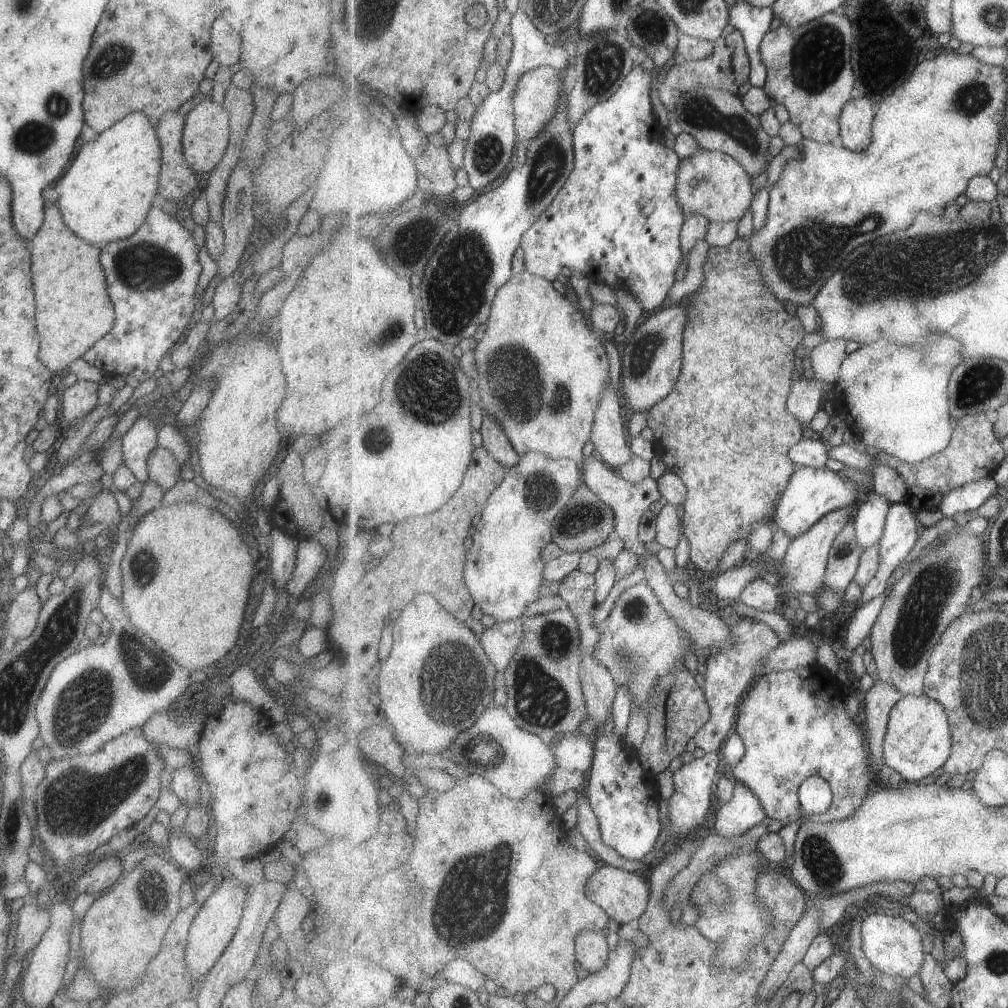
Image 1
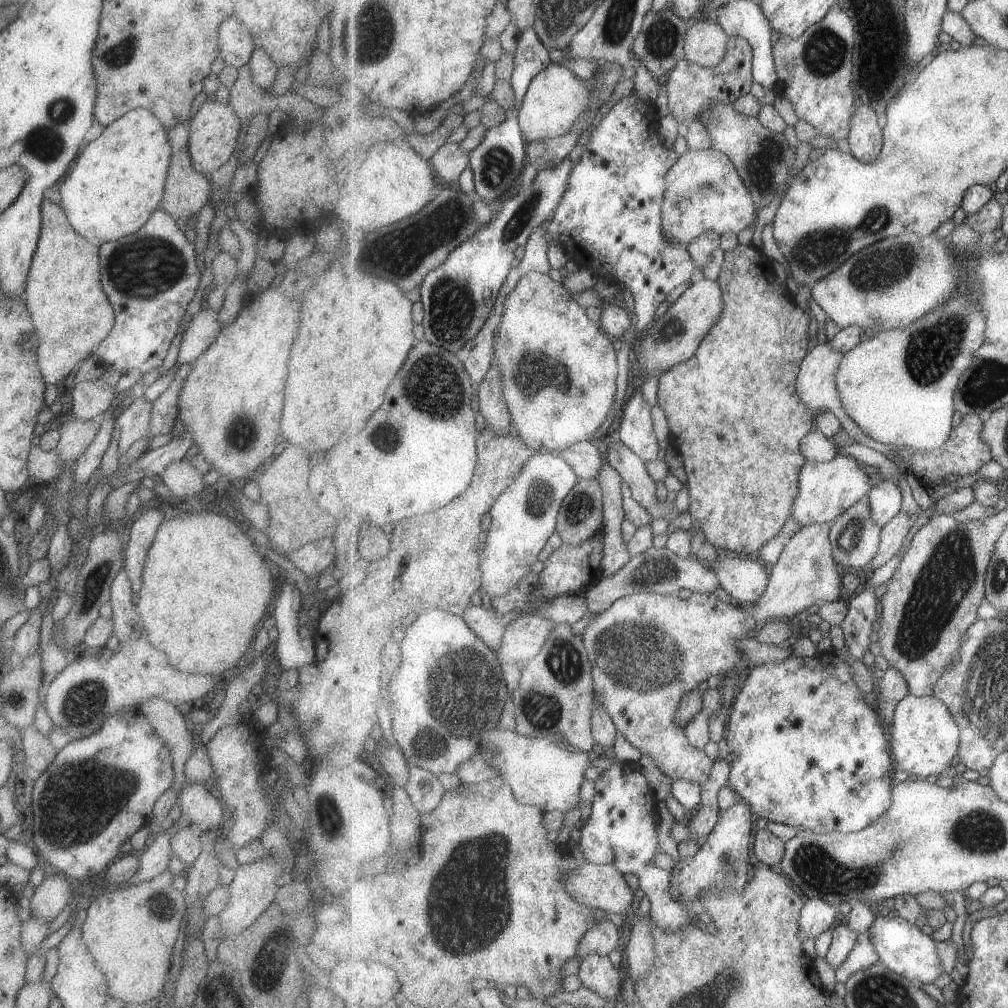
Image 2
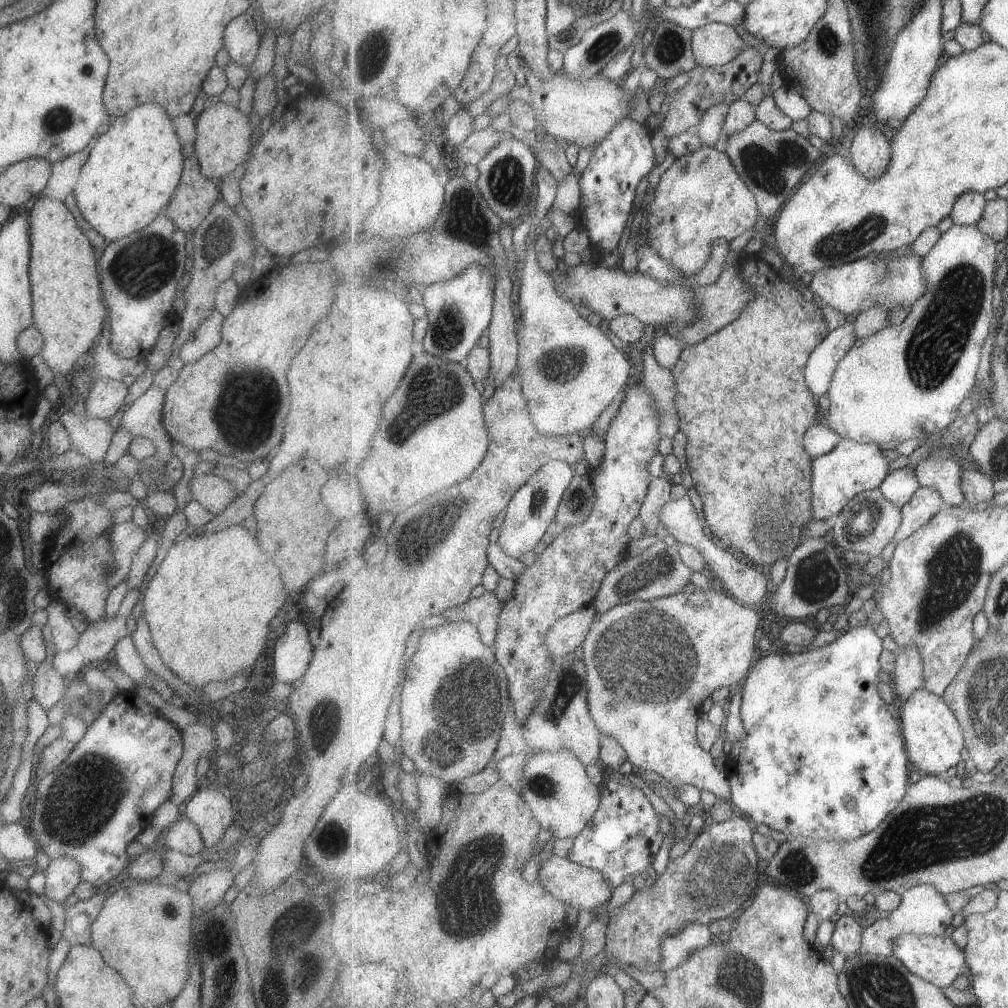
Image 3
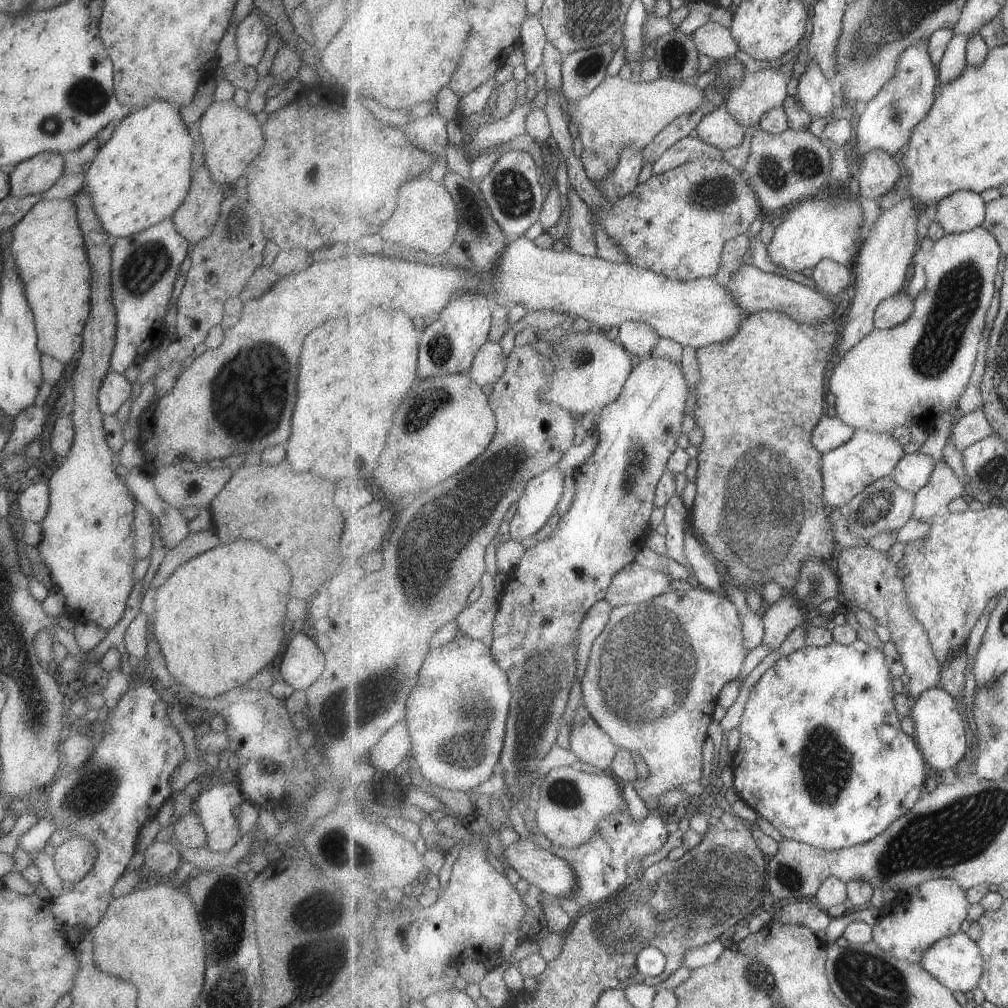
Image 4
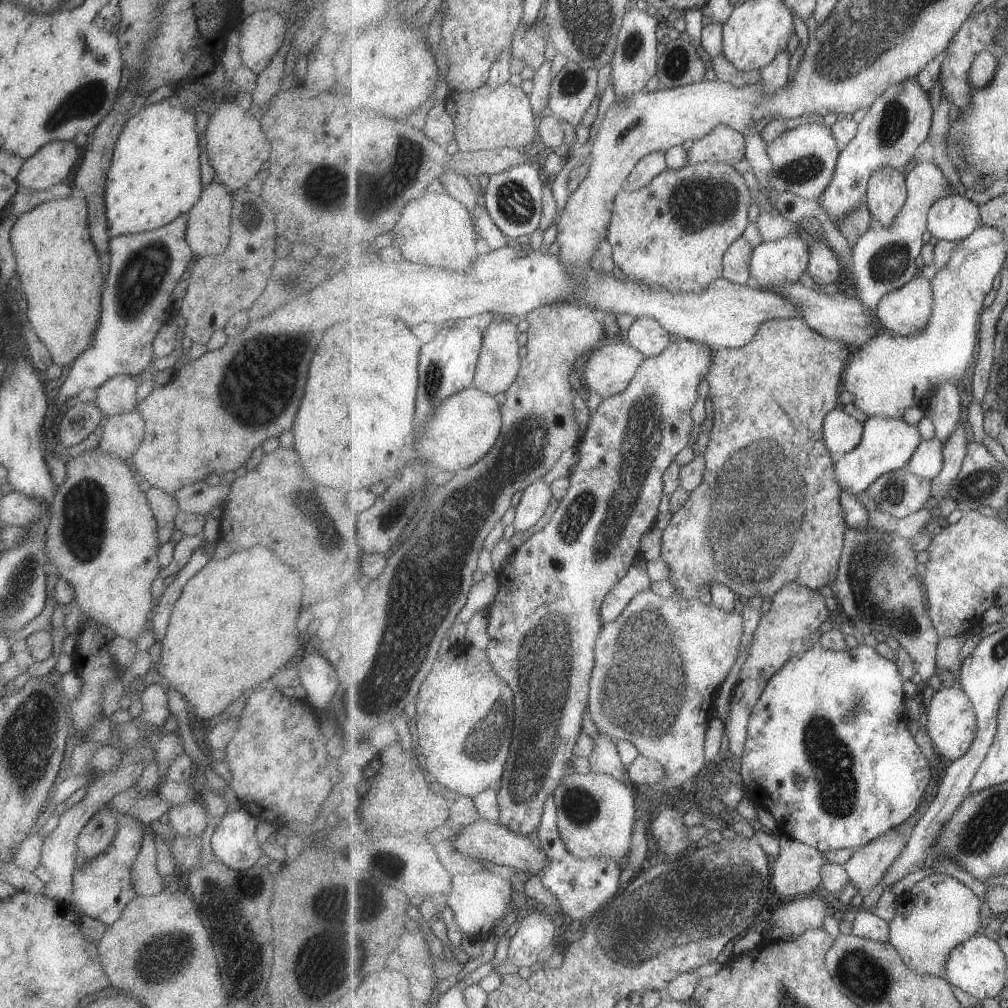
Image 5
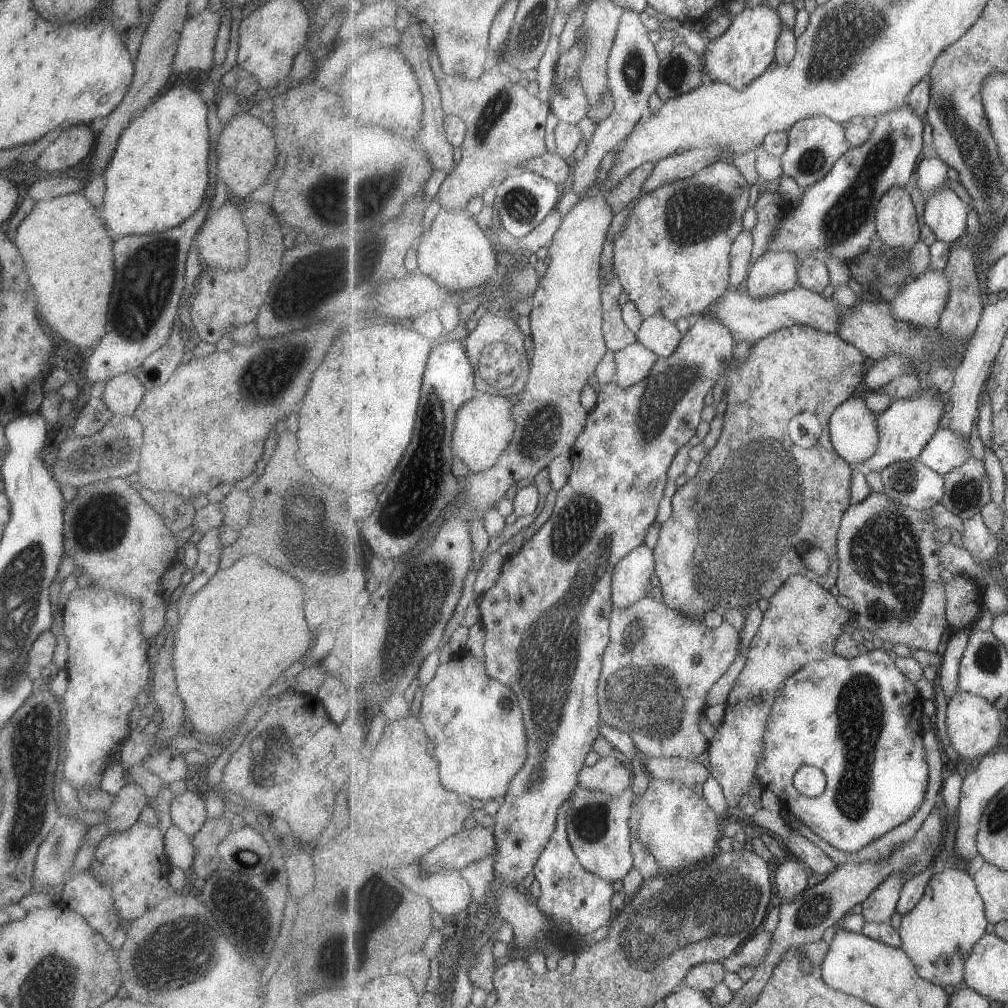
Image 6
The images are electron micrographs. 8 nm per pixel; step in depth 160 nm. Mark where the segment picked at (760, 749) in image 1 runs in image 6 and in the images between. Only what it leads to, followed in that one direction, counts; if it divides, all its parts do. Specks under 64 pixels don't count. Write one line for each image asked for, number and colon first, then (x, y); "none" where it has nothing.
2: (807, 751)
3: (818, 731)
4: (810, 760)
5: (828, 755)
6: (856, 719)

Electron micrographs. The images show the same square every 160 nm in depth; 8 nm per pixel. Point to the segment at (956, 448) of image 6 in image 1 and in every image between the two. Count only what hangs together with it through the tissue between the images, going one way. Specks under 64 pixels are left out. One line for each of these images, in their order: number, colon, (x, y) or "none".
1: (870, 519)
2: (885, 498)
3: (900, 485)
4: (914, 470)
5: (927, 462)

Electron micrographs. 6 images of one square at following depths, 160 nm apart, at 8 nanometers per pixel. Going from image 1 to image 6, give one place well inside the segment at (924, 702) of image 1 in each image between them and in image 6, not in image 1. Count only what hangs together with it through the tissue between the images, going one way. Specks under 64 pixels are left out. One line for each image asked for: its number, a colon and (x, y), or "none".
2: (925, 738)
3: (934, 737)
4: (939, 727)
5: (951, 722)
6: (974, 725)

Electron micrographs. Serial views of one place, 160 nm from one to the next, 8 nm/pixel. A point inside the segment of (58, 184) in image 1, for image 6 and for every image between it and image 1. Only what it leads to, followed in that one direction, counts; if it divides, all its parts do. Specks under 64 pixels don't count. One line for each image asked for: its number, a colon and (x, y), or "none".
2: (117, 181)
3: (132, 170)
4: (140, 176)
5: (154, 176)
6: (156, 177)

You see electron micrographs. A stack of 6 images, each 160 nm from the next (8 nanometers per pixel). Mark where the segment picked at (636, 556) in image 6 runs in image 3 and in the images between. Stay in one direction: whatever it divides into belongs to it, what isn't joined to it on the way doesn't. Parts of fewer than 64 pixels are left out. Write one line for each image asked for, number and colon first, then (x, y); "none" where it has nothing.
3: (570, 632)
4: (598, 618)
5: (637, 580)

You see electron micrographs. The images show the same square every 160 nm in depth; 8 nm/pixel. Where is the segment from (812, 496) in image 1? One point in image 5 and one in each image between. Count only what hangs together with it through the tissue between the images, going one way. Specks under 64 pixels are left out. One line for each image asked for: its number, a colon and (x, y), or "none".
2: (827, 489)
3: (852, 467)
4: (869, 456)
5: (887, 444)

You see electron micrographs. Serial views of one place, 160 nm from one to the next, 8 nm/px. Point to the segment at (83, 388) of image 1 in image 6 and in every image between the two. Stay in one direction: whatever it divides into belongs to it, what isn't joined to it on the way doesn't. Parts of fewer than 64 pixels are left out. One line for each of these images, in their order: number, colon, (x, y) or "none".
2: (90, 399)
3: (106, 395)
4: (114, 390)
5: (116, 395)
6: (123, 393)

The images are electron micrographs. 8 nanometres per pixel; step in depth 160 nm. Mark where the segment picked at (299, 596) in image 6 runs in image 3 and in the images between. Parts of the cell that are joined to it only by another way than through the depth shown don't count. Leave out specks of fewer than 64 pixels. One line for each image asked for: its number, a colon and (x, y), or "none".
3: (208, 605)
4: (213, 613)
5: (233, 626)

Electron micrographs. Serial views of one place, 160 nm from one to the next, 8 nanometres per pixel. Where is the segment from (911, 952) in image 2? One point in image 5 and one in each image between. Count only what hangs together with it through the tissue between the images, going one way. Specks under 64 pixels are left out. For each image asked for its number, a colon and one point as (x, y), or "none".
3: (938, 959)
4: (957, 961)
5: (977, 966)

